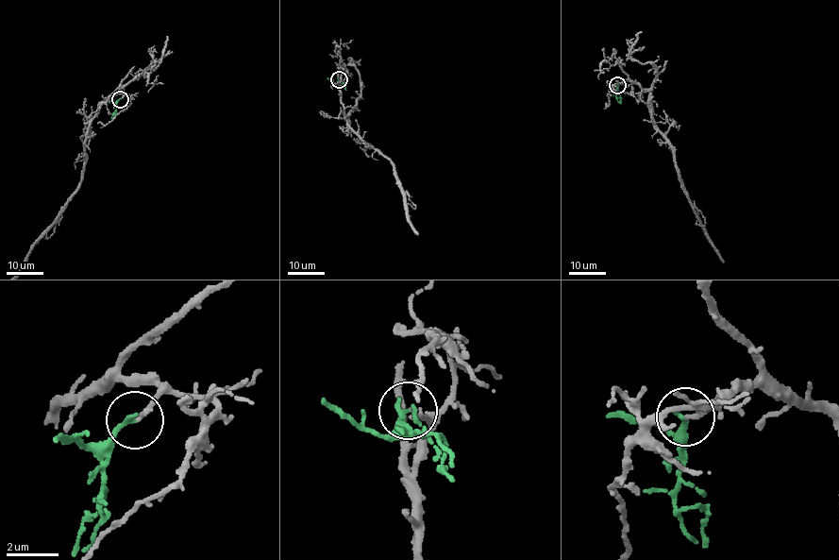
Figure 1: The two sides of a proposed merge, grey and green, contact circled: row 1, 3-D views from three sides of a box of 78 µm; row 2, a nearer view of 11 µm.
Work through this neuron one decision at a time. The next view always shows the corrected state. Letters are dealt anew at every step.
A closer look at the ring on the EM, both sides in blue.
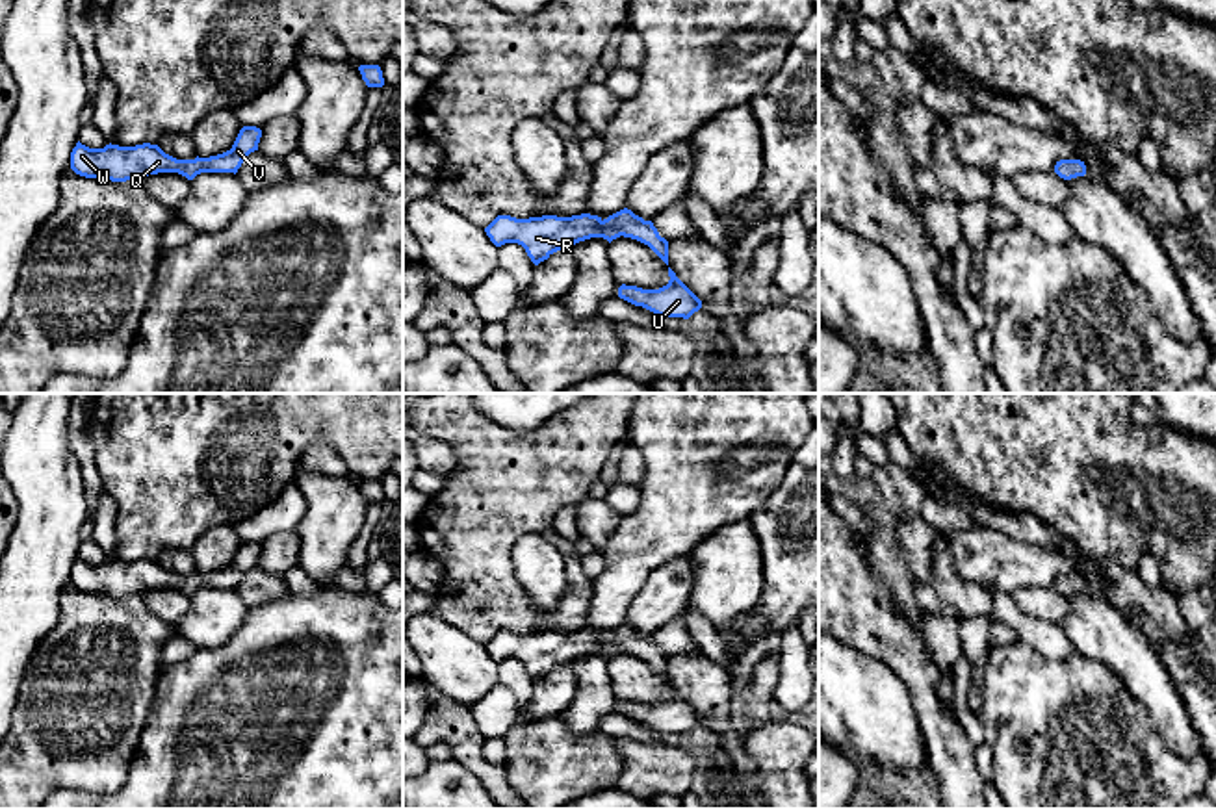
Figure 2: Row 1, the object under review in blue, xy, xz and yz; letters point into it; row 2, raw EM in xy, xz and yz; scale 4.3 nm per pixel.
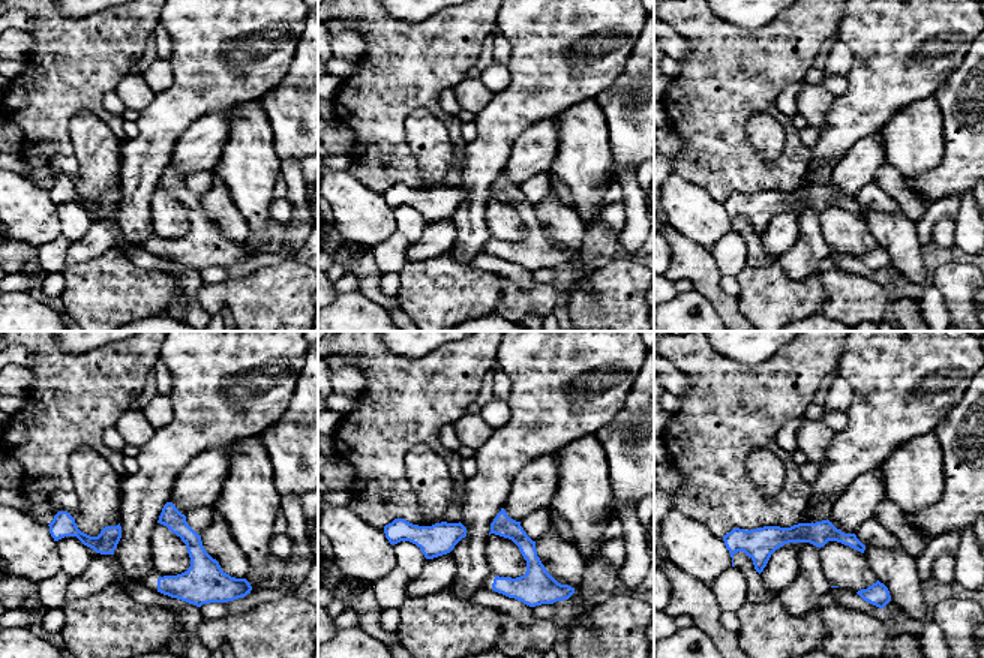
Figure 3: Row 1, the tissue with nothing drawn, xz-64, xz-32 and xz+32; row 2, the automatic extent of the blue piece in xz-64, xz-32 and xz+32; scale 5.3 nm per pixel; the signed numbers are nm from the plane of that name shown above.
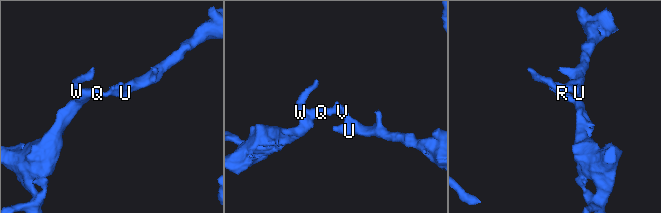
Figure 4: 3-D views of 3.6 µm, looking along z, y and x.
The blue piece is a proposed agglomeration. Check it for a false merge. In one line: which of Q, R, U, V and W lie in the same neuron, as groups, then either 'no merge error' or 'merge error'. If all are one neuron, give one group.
groups Q R U V W; no merge error

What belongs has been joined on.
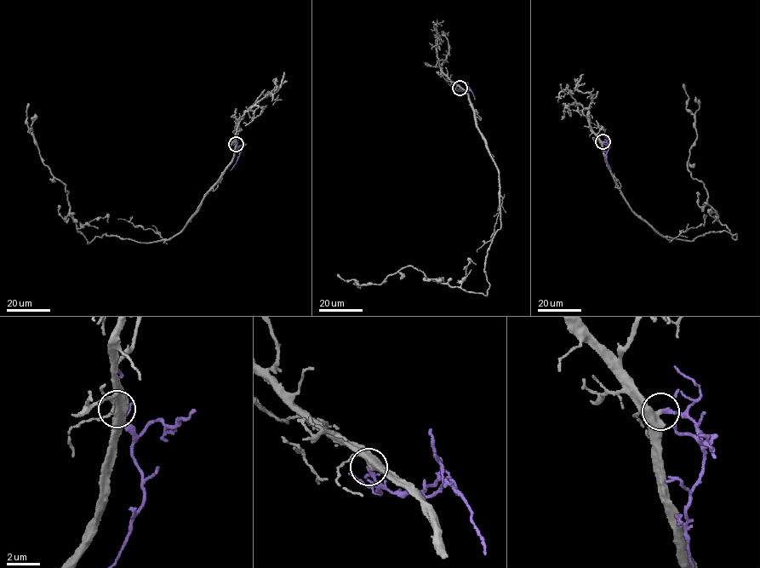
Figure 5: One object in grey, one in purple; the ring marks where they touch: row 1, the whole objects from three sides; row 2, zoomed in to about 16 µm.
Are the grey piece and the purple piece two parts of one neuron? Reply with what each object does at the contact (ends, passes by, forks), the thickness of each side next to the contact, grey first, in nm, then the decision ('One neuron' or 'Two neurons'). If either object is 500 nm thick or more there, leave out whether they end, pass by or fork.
At the ring grey passes by. At the ring purple ends. Thickness 440 nm (grey) against 260 nm. One neuron

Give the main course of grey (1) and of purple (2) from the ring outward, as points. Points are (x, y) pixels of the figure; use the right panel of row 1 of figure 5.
1: (602, 141), (625, 199), (660, 233), (694, 240), (726, 231), (736, 239), (687, 168), (697, 133), (683, 83)
2: (602, 141), (608, 146), (606, 161), (609, 169)

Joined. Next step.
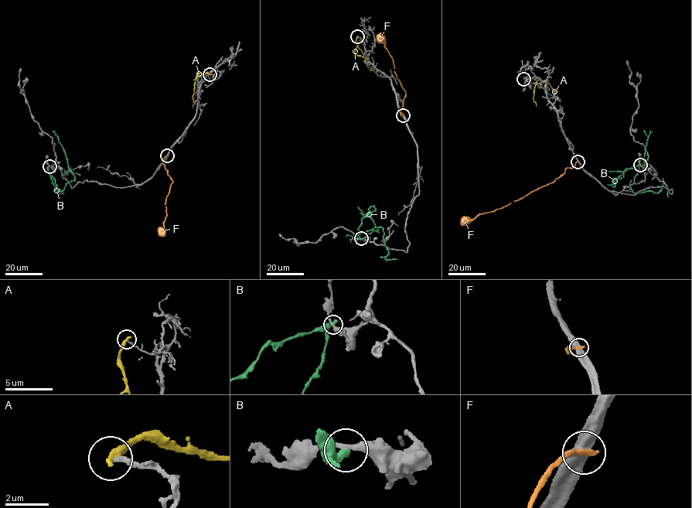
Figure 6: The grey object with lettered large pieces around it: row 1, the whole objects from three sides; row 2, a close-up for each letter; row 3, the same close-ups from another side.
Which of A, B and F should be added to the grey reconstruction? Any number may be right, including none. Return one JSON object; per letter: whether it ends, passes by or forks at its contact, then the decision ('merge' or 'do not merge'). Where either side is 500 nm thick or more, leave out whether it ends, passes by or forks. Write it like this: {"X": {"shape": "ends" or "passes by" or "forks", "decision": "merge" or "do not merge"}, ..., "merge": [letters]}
{"A": {"shape": "ends", "decision": "do not merge"}, "B": {"shape": "ends", "decision": "do not merge"}, "F": {"shape": "ends", "decision": "do not merge"}, "merge": []}

